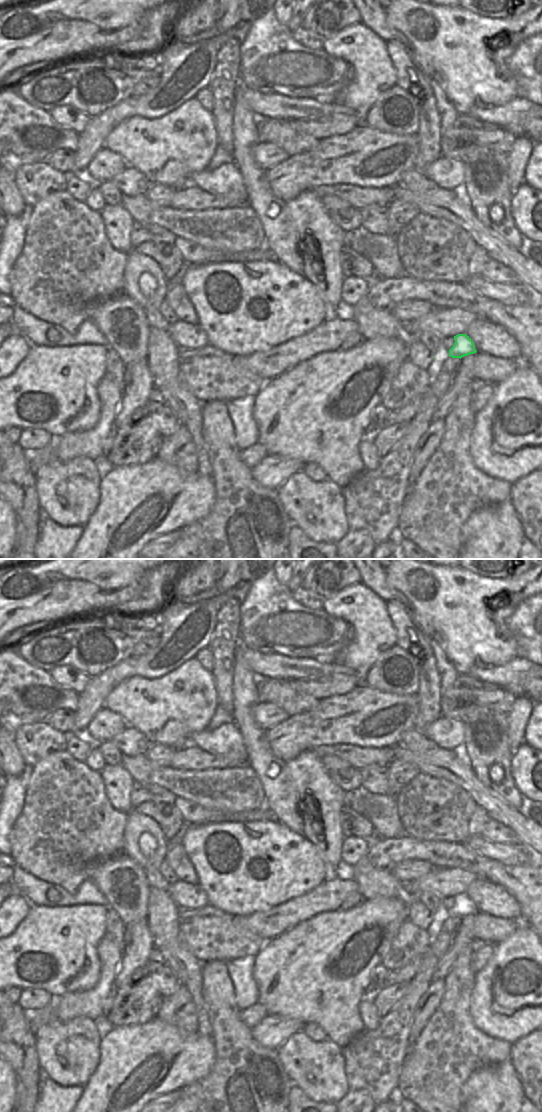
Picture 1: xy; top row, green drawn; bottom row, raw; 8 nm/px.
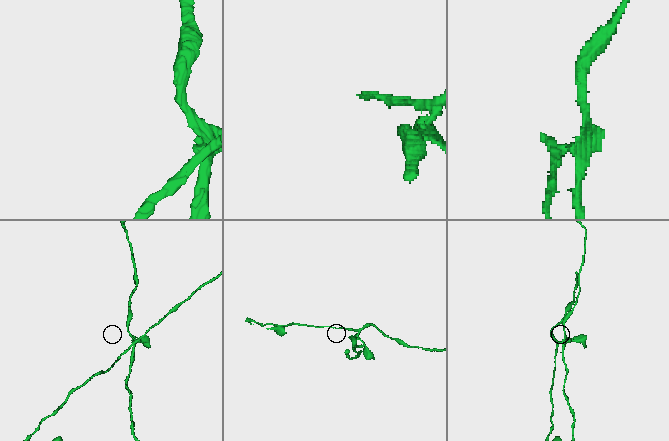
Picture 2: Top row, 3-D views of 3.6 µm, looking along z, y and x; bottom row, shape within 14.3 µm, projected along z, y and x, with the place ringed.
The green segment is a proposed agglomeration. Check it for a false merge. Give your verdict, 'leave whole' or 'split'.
split

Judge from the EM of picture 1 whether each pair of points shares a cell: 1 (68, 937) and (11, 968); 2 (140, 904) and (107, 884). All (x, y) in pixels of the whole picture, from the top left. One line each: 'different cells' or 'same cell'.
1: same cell
2: same cell

